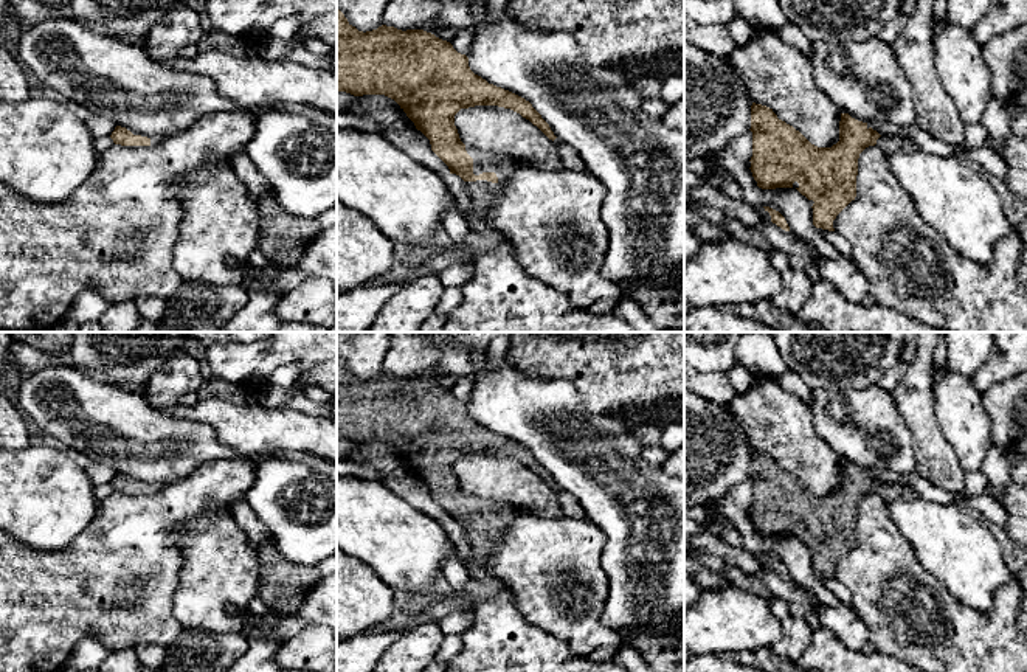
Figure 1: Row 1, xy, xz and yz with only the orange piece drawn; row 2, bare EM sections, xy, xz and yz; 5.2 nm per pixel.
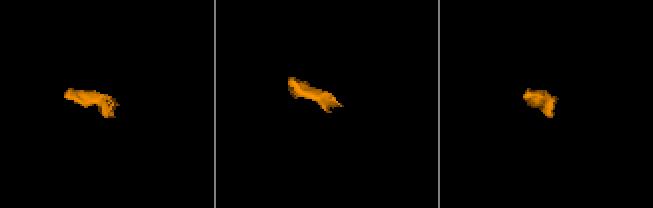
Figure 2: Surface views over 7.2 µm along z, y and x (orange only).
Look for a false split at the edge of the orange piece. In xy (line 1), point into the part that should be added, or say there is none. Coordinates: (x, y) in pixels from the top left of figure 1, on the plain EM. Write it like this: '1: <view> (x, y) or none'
1: none

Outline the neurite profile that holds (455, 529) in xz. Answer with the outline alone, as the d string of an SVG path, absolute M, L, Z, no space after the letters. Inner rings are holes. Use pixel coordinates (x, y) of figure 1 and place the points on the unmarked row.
M450 521L448 534L453 539L459 560L469 570L470 577L490 582L492 576L487 573L487 570L475 566L470 562L470 543L465 537L465 529L459 523Z

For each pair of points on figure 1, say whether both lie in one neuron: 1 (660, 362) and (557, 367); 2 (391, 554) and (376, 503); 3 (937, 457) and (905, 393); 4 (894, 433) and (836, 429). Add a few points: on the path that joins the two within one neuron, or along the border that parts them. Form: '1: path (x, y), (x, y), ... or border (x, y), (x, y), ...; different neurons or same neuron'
1: path (635, 362), (582, 362); same neuron
2: path (391, 542), (376, 523), (376, 516); same neuron
3: path (928, 441), (917, 408); same neuron
4: path (880, 433), (850, 429); same neuron

